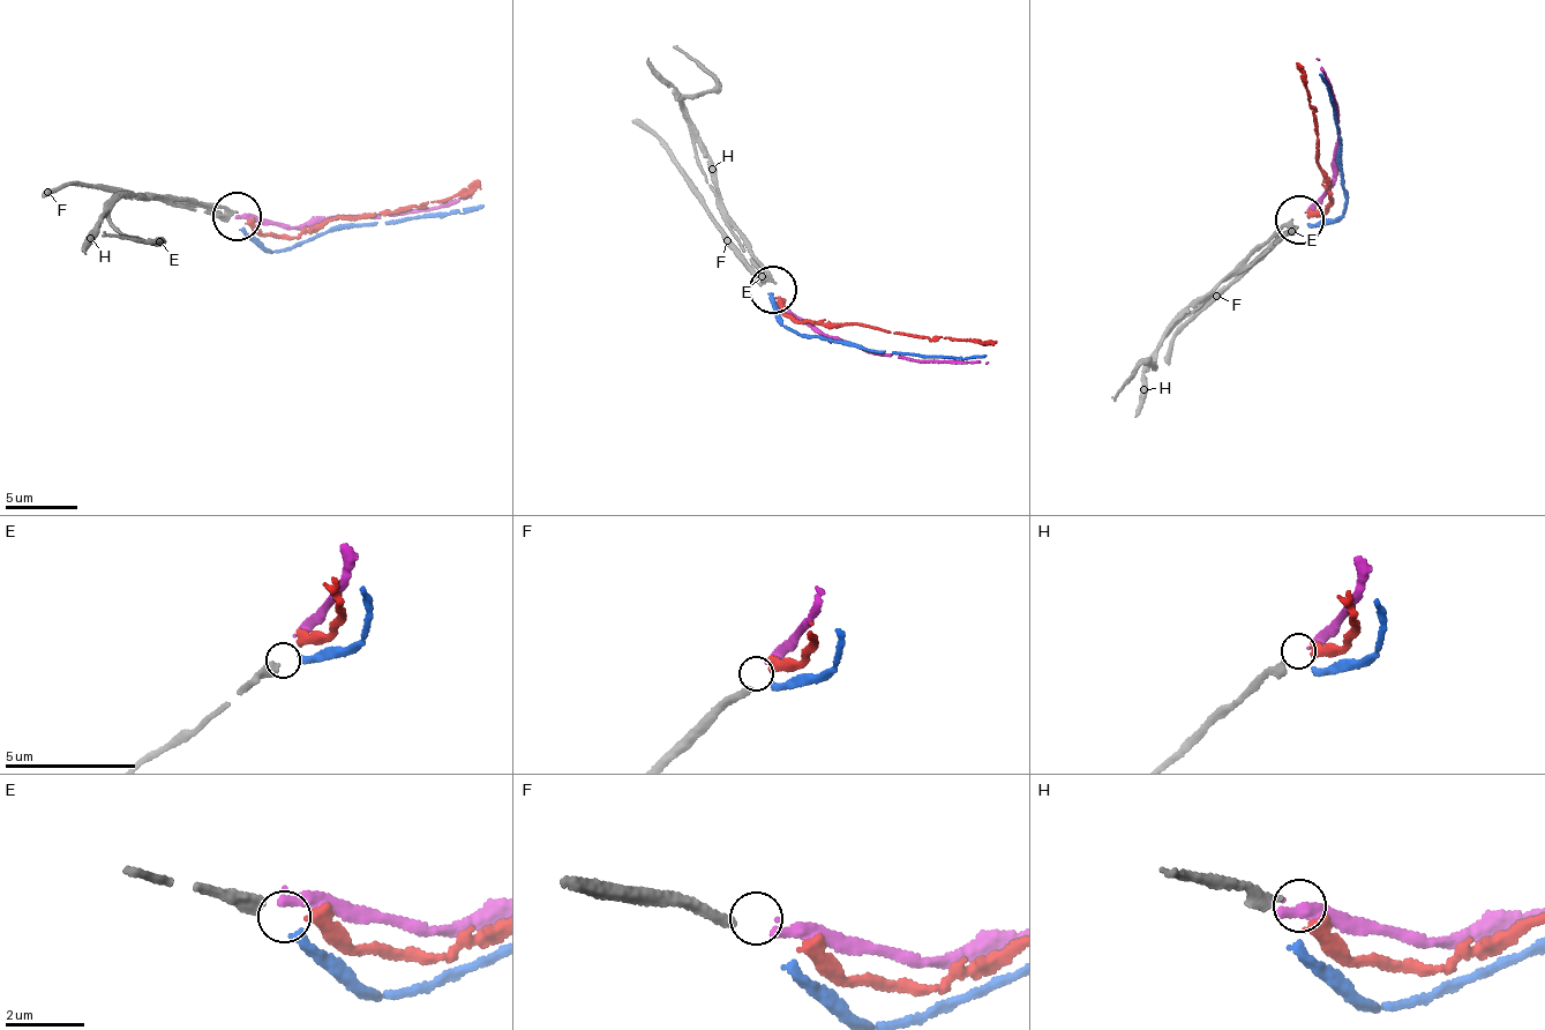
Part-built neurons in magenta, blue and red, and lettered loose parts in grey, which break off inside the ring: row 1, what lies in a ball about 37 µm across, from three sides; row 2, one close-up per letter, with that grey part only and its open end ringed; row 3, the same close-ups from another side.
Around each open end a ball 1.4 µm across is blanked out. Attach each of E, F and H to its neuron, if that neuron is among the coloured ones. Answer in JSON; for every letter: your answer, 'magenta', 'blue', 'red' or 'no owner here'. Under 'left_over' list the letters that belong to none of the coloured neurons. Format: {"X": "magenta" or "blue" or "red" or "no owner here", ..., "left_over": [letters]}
{"E": "blue", "F": "magenta", "H": "red", "left_over": []}

